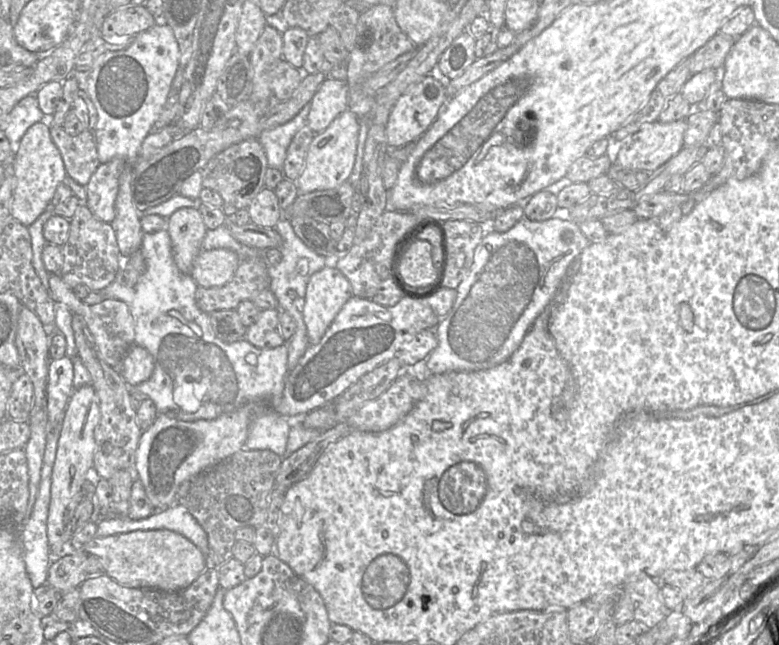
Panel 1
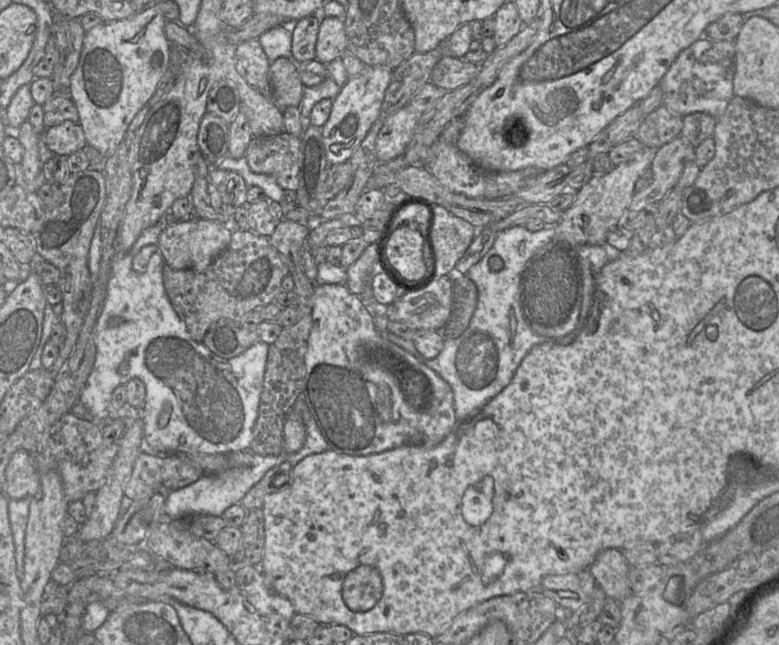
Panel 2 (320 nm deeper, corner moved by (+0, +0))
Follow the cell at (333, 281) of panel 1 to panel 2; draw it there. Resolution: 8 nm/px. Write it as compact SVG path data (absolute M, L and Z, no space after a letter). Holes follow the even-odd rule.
M325 284L315 286L313 295L312 328L309 334L308 346L305 354L304 389L301 394L304 396L304 400L328 445L328 449L352 456L365 456L405 445L435 446L443 441L444 438L458 425L454 409L453 390L449 383L434 370L419 361L411 353L383 338L374 325L373 317L371 316L371 311L367 304L359 296L352 293L346 284ZM381 386L388 386L390 389L392 415L388 422L381 421L377 413L376 396Z

